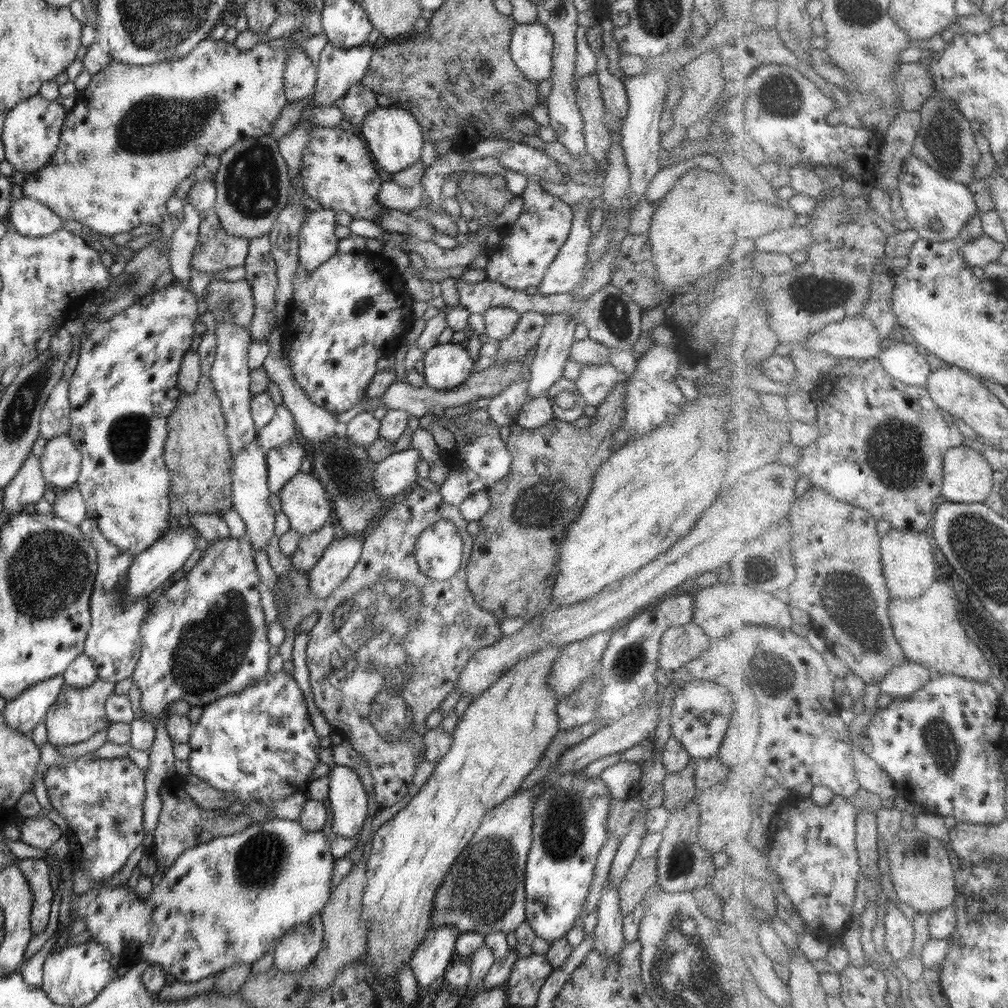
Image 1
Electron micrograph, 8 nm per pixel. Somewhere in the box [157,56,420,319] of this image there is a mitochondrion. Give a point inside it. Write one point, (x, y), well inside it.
(252, 182)

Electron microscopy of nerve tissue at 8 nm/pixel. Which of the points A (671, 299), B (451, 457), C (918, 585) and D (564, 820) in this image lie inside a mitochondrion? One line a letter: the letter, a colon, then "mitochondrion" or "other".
A: other
B: other
C: other
D: mitochondrion

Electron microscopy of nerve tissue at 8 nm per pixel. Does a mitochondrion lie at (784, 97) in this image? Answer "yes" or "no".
yes

